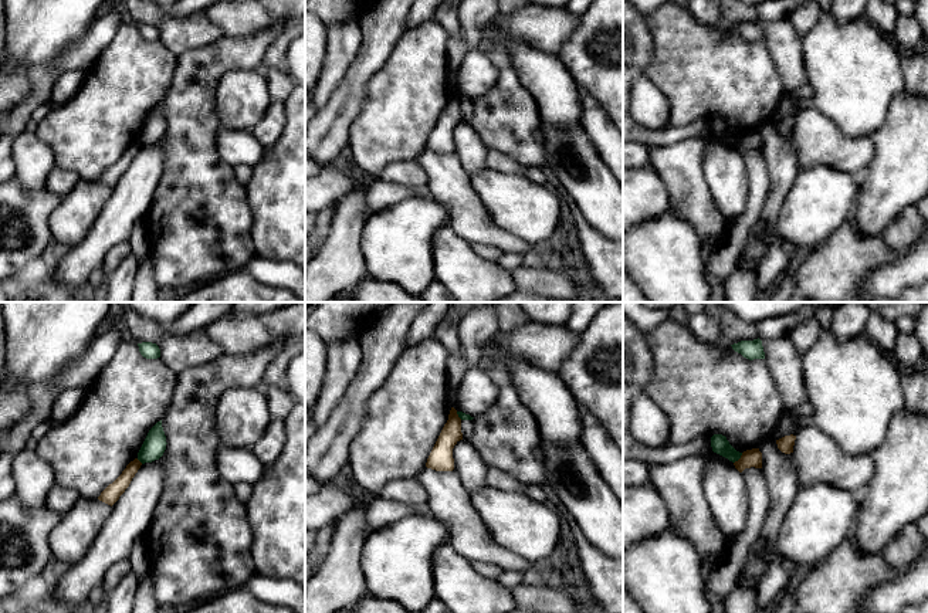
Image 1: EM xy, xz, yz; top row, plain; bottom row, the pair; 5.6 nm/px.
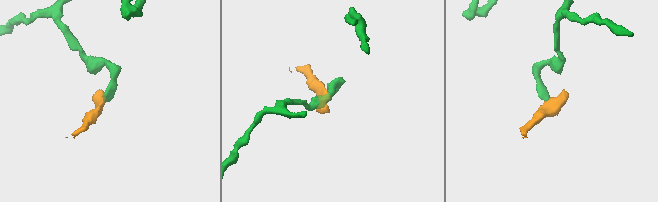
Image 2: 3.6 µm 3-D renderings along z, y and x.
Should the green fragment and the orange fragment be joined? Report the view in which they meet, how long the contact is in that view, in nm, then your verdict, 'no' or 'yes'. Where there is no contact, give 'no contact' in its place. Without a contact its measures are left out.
contact in yz; length 80 nm; no

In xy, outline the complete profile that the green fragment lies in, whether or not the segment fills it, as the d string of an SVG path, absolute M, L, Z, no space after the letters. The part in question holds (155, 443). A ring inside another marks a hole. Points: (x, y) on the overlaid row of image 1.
M160 420L149 430L138 453L138 460L142 464L159 460L166 450L166 444L167 444L166 436L162 427L162 420Z

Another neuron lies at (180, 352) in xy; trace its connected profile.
M163 328L158 346L160 349L160 359L176 375L190 368L207 365L224 355L223 348L203 329L177 335L170 328Z

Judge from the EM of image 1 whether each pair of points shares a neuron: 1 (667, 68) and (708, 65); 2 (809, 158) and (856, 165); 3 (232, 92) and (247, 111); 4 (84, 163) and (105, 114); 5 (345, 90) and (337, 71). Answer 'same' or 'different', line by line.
1: same
2: same
3: same
4: same
5: different

